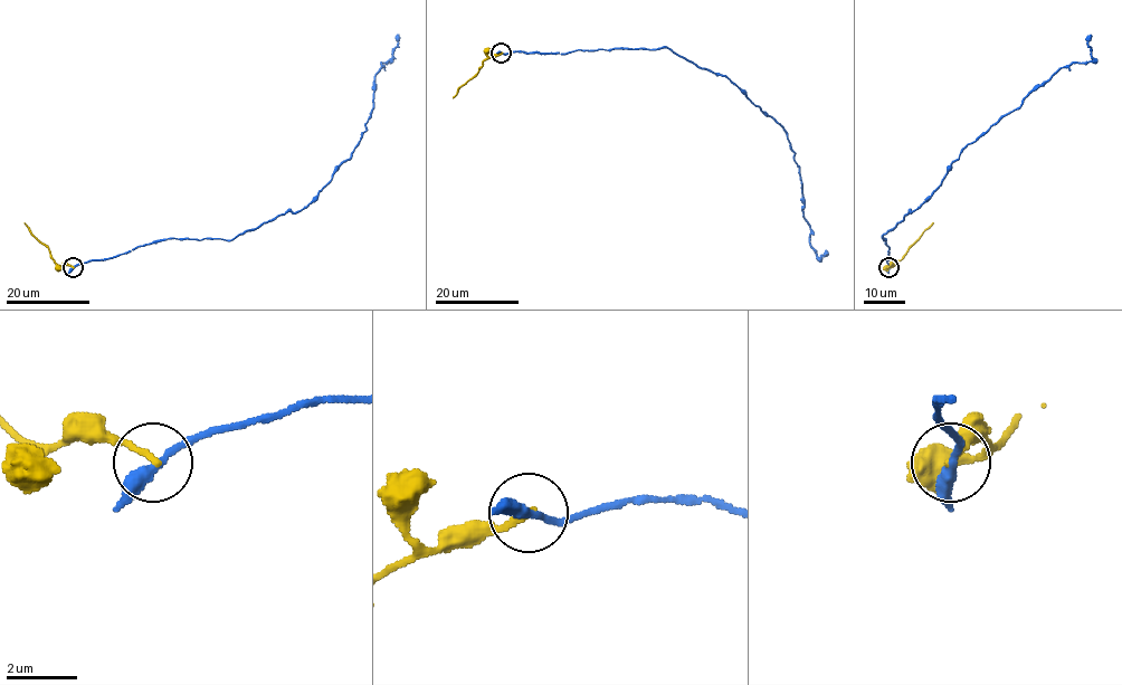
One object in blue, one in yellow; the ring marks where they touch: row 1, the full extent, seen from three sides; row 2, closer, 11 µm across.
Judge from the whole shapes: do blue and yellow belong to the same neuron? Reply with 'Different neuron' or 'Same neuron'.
Different neuron

